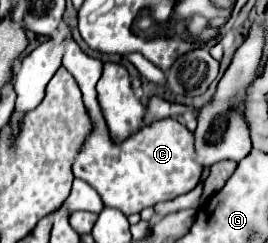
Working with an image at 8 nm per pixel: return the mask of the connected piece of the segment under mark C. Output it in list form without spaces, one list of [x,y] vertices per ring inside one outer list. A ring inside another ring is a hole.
[[[71,37],[62,58],[62,65],[74,75],[80,91],[84,95],[84,105],[94,121],[94,131],[88,135],[82,151],[74,161],[74,177],[84,179],[96,187],[106,207],[116,207],[124,215],[140,213],[146,207],[154,207],[160,201],[170,201],[174,197],[192,191],[202,175],[202,165],[196,161],[194,133],[180,125],[176,119],[162,119],[158,123],[146,125],[140,133],[120,141],[120,145],[108,139],[108,127],[96,99],[96,83],[102,73],[102,61],[88,57]]]

